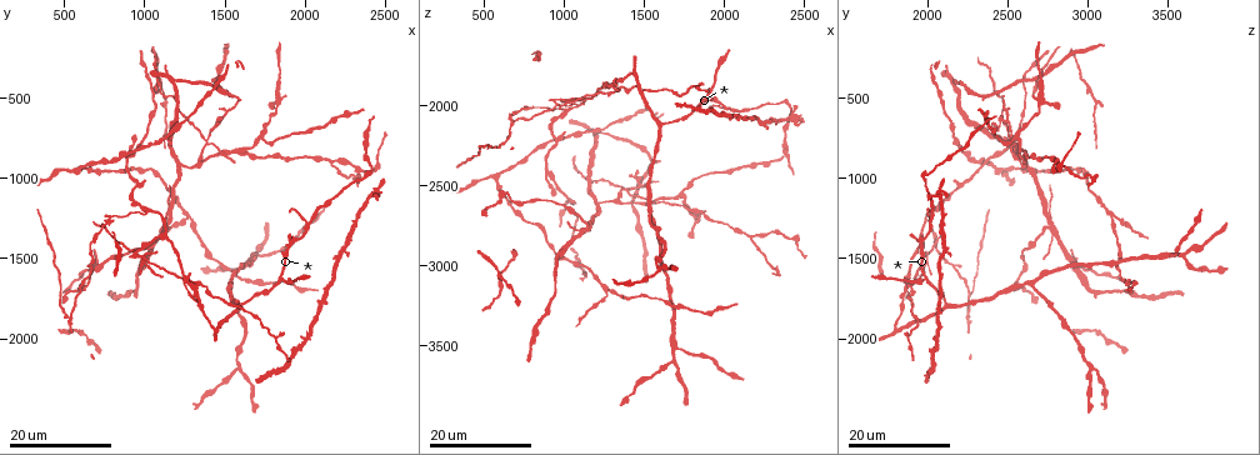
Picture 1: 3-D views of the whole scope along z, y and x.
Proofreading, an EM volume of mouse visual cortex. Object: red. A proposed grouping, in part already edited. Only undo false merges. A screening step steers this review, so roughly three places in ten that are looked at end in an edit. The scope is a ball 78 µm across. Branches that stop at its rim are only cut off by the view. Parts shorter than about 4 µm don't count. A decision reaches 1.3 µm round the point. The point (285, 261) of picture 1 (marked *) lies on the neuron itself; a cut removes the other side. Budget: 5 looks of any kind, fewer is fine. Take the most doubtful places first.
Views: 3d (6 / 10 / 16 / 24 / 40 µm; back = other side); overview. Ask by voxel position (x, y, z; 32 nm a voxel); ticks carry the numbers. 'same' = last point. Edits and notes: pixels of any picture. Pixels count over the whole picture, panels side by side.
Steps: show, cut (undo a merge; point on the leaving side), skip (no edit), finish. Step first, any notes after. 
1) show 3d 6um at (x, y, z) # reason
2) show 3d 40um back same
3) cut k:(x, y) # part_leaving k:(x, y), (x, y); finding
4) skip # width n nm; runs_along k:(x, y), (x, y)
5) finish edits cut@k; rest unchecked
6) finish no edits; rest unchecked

show 3d 24um at (1040, 460, 2620) # branch point

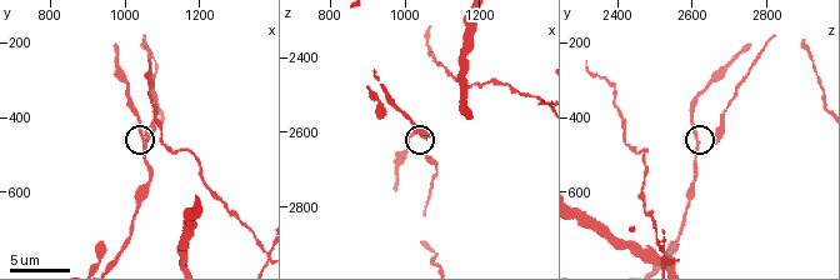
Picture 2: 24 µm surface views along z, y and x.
show 3d 10um at (1060, 470, 2610)

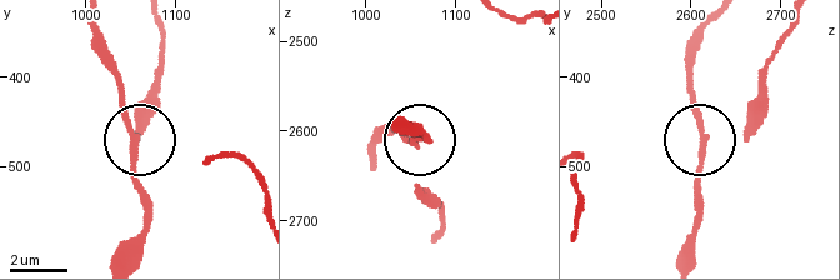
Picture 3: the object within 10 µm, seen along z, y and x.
skip # width 150 nm; continuous, no second neuron

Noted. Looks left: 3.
show 3d 24um at (1020, 1200, 2020) # arms part here

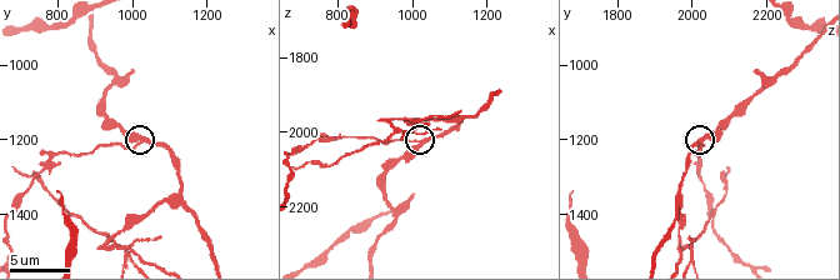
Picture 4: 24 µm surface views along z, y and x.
show 3d 6um at (1020, 1200, 2020)

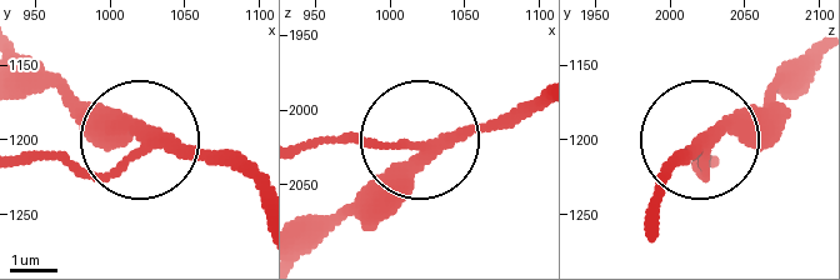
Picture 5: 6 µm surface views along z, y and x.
cut 5:(76, 169) # arms 3; part_leaving 5:(135, 154), (91, 179), (44, 154), (20, 159); two neurons meet here

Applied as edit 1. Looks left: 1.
finish edits cut@5; rest unchecked

